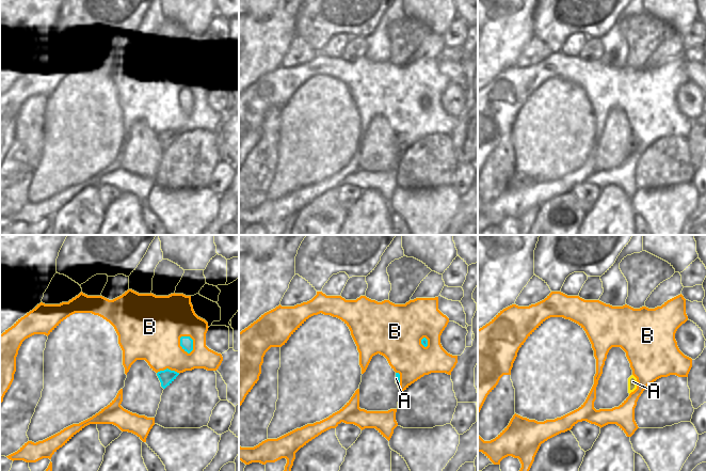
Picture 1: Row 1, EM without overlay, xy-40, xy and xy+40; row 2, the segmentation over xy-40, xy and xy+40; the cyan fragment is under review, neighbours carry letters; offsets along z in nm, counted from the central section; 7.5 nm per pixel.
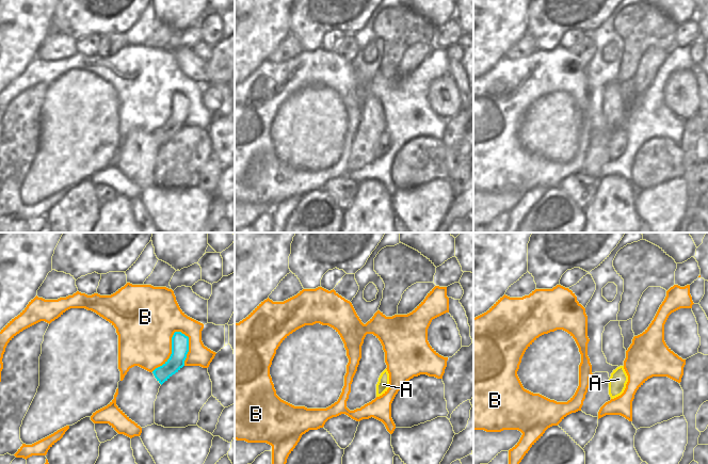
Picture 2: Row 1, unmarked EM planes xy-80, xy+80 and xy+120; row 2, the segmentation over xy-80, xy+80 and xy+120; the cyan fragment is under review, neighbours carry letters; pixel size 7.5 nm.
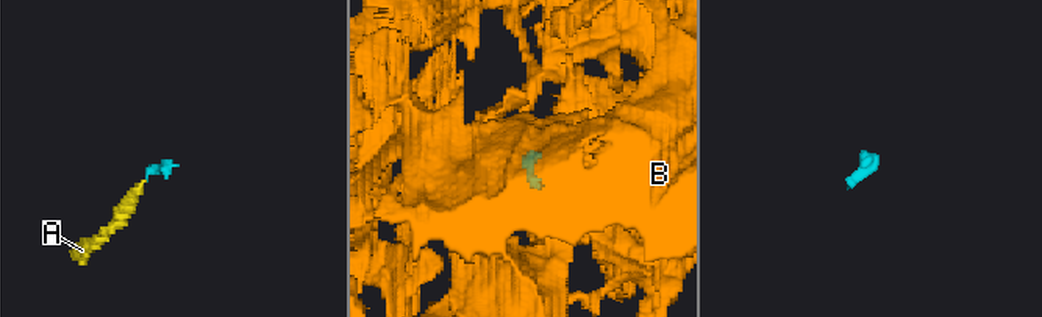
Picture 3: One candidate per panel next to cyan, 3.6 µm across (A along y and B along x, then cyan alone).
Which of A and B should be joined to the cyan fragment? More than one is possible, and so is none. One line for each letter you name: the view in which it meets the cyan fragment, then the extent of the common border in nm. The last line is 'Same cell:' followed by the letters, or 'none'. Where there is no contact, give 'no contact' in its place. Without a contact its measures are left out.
A: xy | 60 nm
Same cell: A

